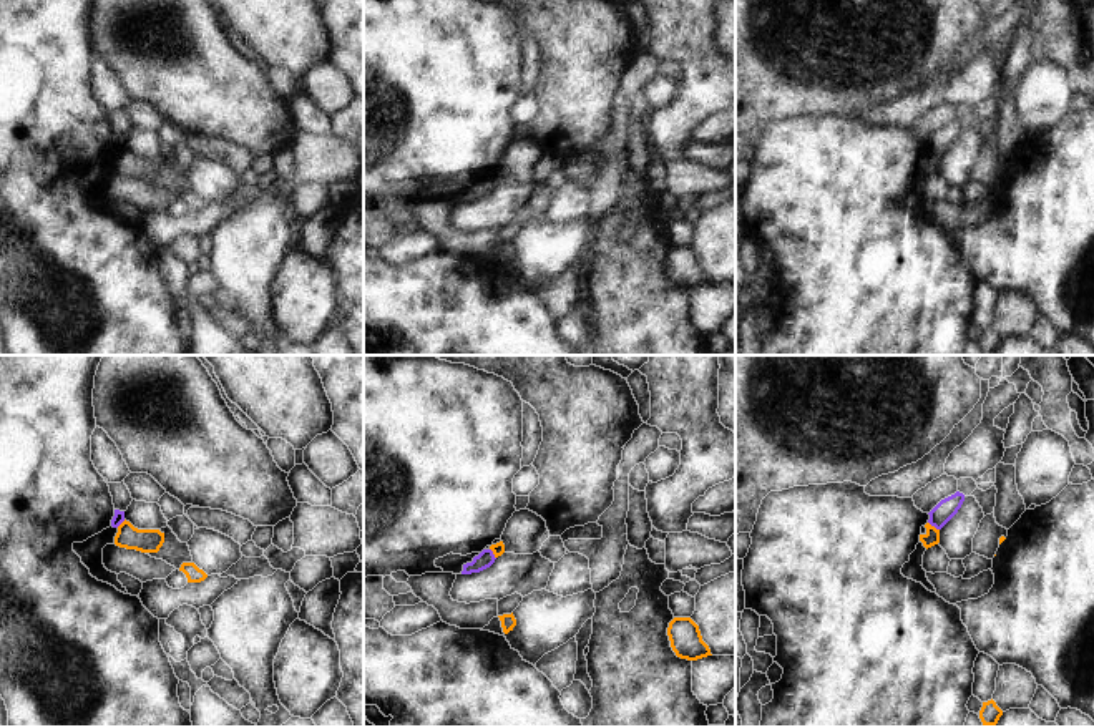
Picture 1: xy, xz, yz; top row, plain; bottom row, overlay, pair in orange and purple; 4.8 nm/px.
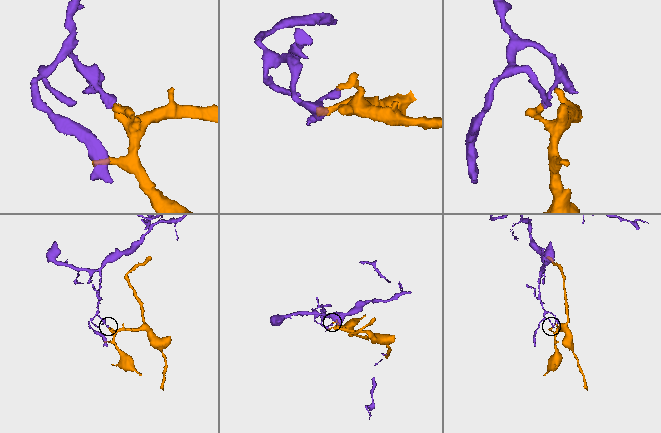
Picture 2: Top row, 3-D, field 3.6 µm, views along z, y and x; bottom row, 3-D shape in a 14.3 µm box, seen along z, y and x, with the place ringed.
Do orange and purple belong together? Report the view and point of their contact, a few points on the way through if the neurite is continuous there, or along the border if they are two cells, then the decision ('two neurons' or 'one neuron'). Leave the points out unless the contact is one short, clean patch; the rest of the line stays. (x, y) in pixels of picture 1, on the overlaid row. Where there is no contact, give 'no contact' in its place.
yz (933, 526) | along yz (928, 522), (938, 530) | two neurons

